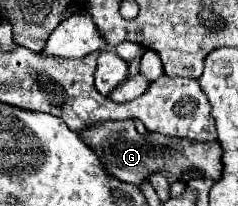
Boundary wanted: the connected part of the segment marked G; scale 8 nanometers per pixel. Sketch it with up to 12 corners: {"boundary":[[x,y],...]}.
{"boundary":[[133,120],[79,136],[109,176],[137,186],[157,170],[221,176],[219,142],[141,136]]}

